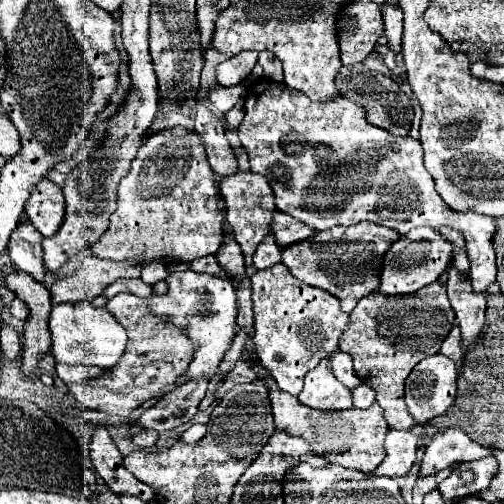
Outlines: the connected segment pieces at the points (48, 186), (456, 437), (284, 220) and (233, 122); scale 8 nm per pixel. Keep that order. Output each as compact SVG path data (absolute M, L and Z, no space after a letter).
M43 179L31 193L25 213L43 237L51 237L59 229L65 215L63 191L49 179Z
M443 429L431 437L431 443L425 447L423 461L419 467L419 477L435 475L455 463L475 461L491 453L491 447L481 447L469 439L461 429Z
M283 211L273 213L271 223L269 223L269 231L281 247L289 245L291 241L301 241L301 239L315 235L313 229L307 229L307 225L303 225L299 219L295 219Z
M237 103L233 109L229 109L225 117L227 117L227 129L229 131L237 129L239 123L241 123L241 119L243 119L243 103Z

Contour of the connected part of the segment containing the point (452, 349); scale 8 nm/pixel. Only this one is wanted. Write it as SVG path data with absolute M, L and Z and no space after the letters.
M451 329L449 331L449 335L443 341L439 353L445 355L445 357L451 357L457 363L463 359L463 353L461 353L461 333L459 333L459 329Z

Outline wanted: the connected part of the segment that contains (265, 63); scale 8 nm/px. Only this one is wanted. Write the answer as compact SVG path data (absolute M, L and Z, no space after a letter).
M261 51L258 55L258 63L263 68L263 76L268 81L282 82L283 67L281 61L269 51Z

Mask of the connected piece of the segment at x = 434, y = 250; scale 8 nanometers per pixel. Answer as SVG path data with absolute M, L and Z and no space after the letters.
M417 227L409 233L401 235L397 241L389 245L389 249L383 255L381 263L381 275L379 275L379 287L377 293L383 295L403 295L403 293L415 293L421 287L433 283L447 263L451 261L451 243L447 243L435 229L431 227Z

